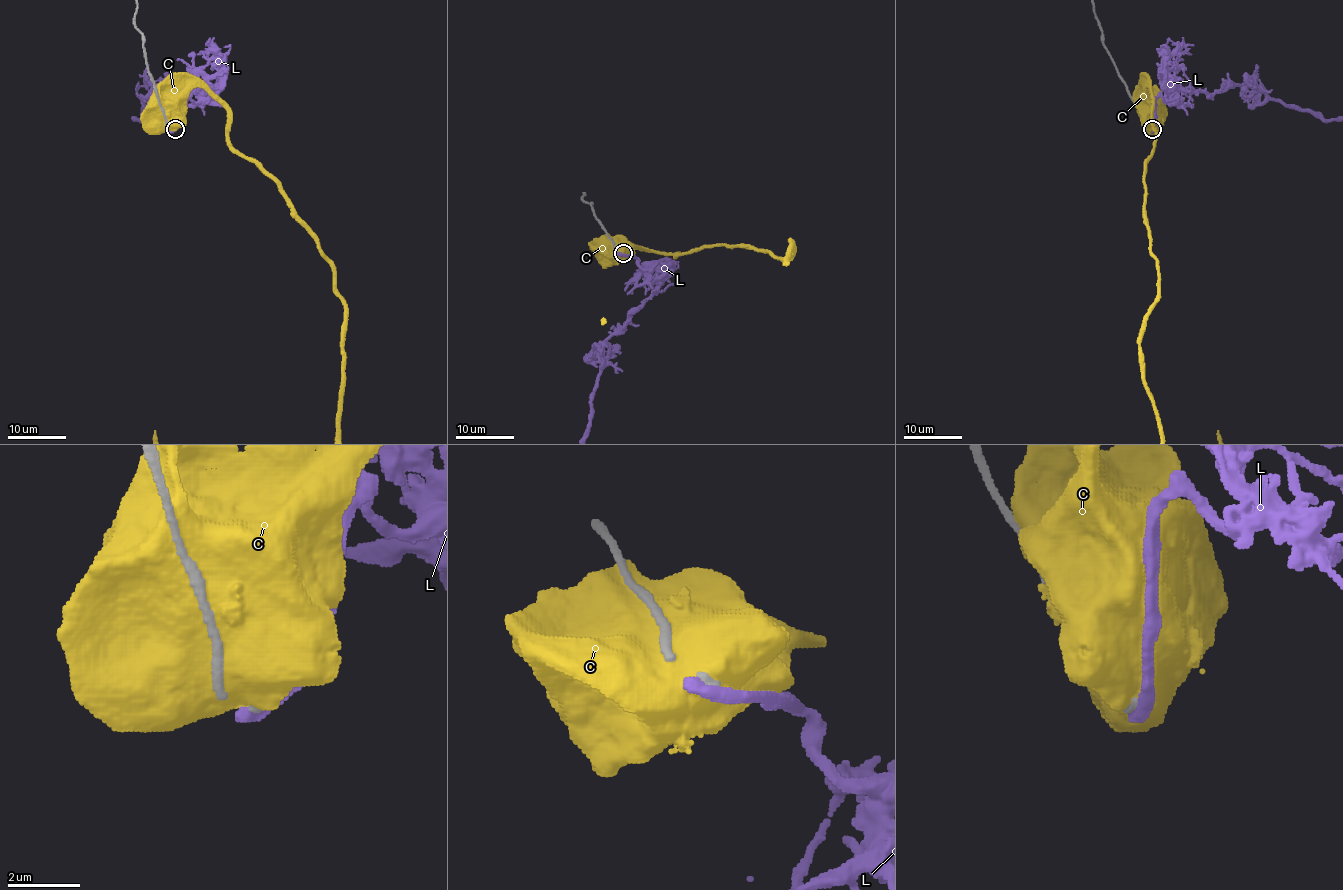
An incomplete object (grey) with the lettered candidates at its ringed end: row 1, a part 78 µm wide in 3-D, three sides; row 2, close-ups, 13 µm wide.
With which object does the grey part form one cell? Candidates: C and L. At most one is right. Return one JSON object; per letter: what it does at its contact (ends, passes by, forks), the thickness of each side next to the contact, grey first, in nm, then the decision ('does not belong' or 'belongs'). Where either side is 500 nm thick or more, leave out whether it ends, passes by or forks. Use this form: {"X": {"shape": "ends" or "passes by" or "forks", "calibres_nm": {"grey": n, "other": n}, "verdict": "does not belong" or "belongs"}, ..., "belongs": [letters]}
{"C": {"calibres_nm": {"grey": 170, "other": 800}, "verdict": "does not belong"}, "L": {"shape": "ends", "calibres_nm": {"grey": 170, "other": 440}, "verdict": "does not belong"}, "belongs": []}

